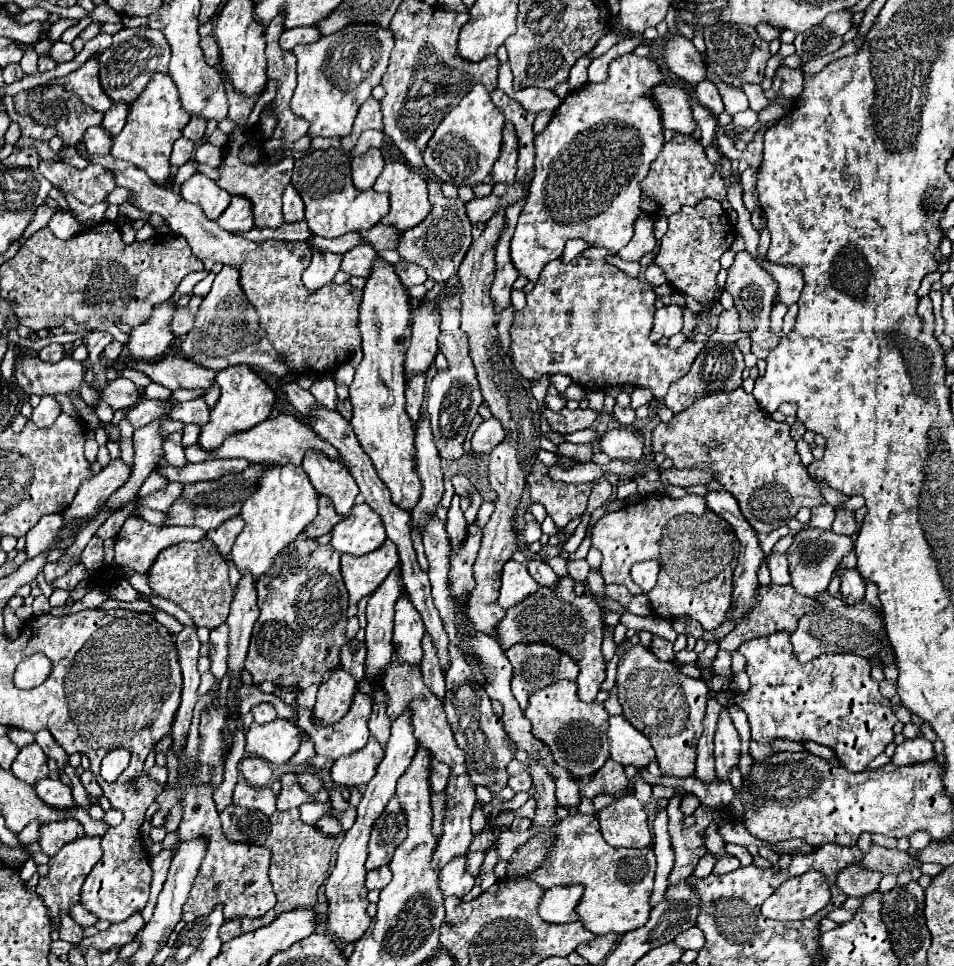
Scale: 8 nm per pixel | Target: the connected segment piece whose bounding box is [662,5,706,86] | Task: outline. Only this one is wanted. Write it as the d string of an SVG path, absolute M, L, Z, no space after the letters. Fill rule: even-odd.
M671 5L665 17L670 38L666 42L666 48L662 50L662 56L666 66L678 78L688 82L690 86L696 86L706 80L706 62L702 52L698 52L690 40L680 36L675 23L676 11L676 6Z

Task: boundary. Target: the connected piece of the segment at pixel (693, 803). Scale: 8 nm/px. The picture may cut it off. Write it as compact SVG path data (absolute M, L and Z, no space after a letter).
M684 794L684 798L682 798L682 804L680 804L680 810L682 810L682 814L692 814L696 808L700 806L700 802L698 802L698 798L694 796L694 794Z

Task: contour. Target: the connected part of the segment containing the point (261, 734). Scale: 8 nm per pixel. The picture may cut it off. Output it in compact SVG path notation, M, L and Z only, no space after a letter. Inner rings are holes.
M276 718L270 724L252 724L250 732L246 734L246 752L266 758L272 764L286 764L292 754L300 748L302 740L306 738L290 720Z

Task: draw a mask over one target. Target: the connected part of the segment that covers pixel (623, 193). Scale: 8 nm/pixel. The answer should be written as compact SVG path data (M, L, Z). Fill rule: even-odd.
M630 52L614 58L608 64L608 78L604 82L588 82L572 90L554 112L546 130L534 134L536 170L510 246L514 266L528 280L536 280L550 260L560 258L570 238L582 238L594 248L612 252L622 250L632 240L634 220L640 214L640 182L646 178L654 156L658 156L664 146L662 112L658 102L650 96L650 90L662 84L662 80L664 72L654 56L642 58Z

